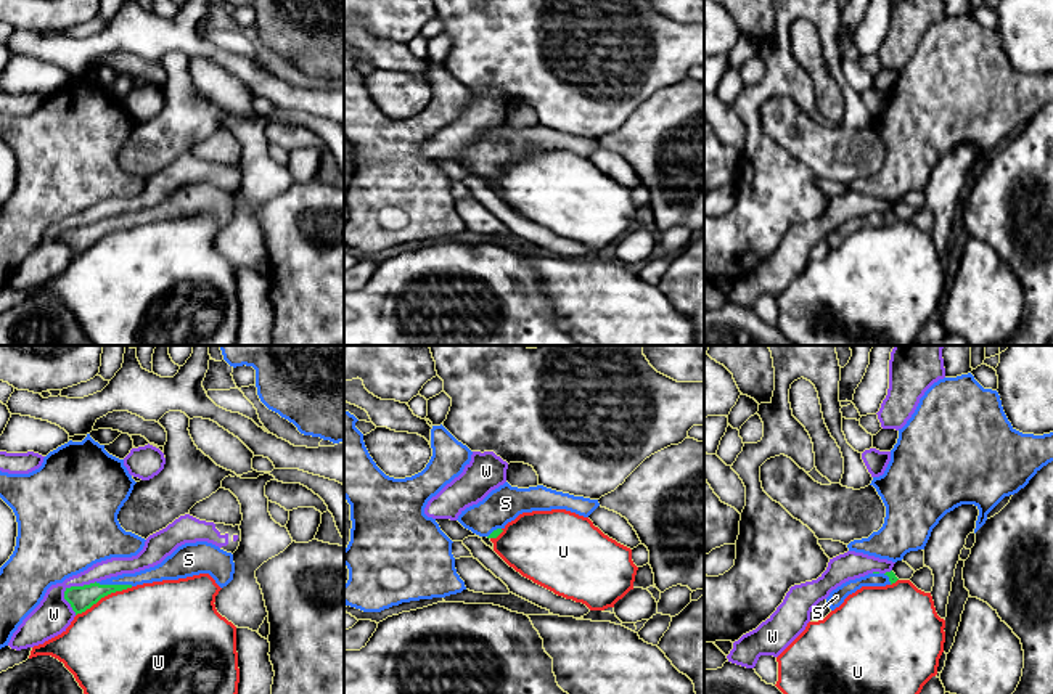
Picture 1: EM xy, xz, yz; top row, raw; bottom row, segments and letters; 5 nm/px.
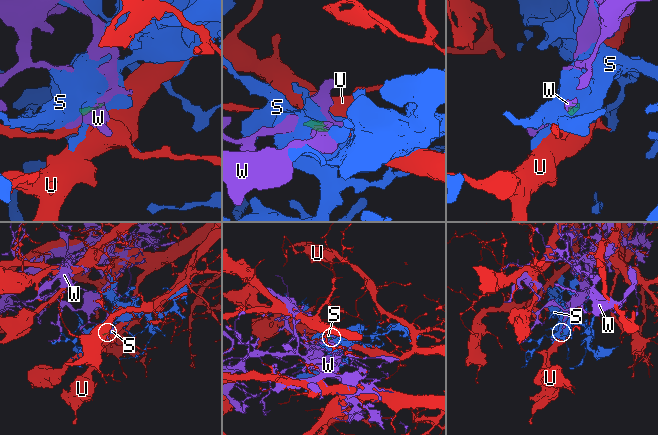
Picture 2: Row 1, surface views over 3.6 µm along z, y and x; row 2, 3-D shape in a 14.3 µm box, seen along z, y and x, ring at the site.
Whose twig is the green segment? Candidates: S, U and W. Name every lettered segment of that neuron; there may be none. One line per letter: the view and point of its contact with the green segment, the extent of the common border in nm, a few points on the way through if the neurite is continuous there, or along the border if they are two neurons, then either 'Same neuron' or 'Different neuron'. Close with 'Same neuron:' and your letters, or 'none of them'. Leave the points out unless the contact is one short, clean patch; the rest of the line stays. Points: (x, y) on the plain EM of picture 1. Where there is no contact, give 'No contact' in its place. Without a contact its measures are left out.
S: Touches green at xy (114, 225). Shared border 190 nm. Path across: xy (81, 238), (114, 225), (159, 212). Same neuron
U: Touches green at xy (103, 236). Shared border 320 nm. Boundary: xy (132, 227), (102, 236), (76, 256). Different neuron
W: Touches green at xy (68, 228). Shared border 200 nm. Different neuron
Same neuron: S

